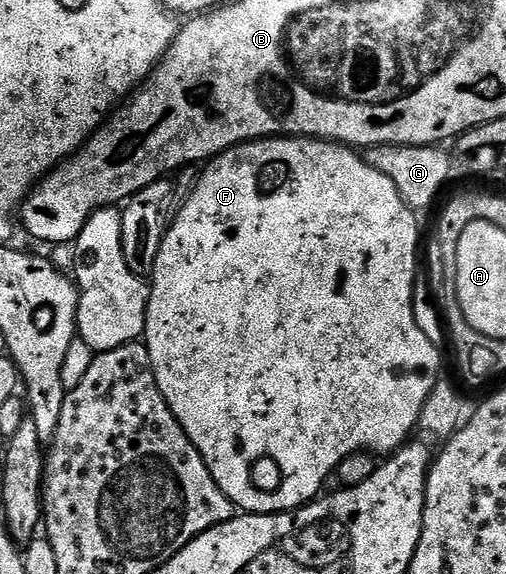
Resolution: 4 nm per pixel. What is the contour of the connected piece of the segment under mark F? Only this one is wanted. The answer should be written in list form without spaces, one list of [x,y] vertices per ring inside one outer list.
[[[264,138],[261,140],[249,140],[245,144],[238,144],[227,152],[222,152],[214,157],[206,165],[207,168],[199,176],[191,197],[183,204],[183,209],[175,216],[175,221],[166,225],[163,241],[157,254],[155,269],[149,277],[149,291],[147,294],[147,313],[145,314],[145,330],[141,337],[142,343],[147,345],[147,353],[151,359],[151,369],[157,378],[157,386],[177,422],[185,430],[189,442],[197,446],[205,466],[209,466],[209,474],[213,474],[213,482],[221,486],[221,490],[234,502],[236,509],[247,514],[270,516],[276,512],[294,512],[295,509],[310,504],[324,491],[323,483],[334,473],[335,468],[345,458],[349,458],[355,452],[364,451],[368,454],[390,454],[399,451],[404,444],[412,439],[411,431],[419,428],[421,410],[429,398],[429,394],[440,383],[439,376],[439,352],[435,344],[423,333],[419,320],[415,317],[415,267],[421,264],[421,240],[419,244],[419,220],[416,209],[411,208],[403,201],[397,186],[381,174],[381,170],[373,170],[366,159],[354,147],[346,144],[337,144],[330,140],[316,140],[314,138]]]

